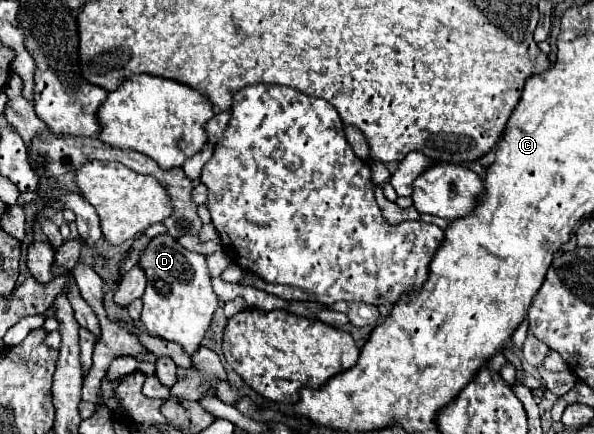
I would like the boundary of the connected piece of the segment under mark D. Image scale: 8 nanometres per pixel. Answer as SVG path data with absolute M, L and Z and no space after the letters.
M157 234L143 250L139 268L147 276L147 290L143 294L141 322L147 332L169 342L177 342L185 352L193 354L217 310L217 296L211 290L207 260L203 254L185 250L173 236Z

